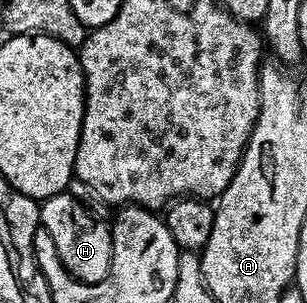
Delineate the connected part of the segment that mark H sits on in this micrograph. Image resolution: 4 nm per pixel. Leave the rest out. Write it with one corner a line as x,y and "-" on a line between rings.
69,191
49,196
40,202
40,228
49,232
58,258
76,279
90,285
104,284
112,265
112,235
110,226
93,217
90,211

